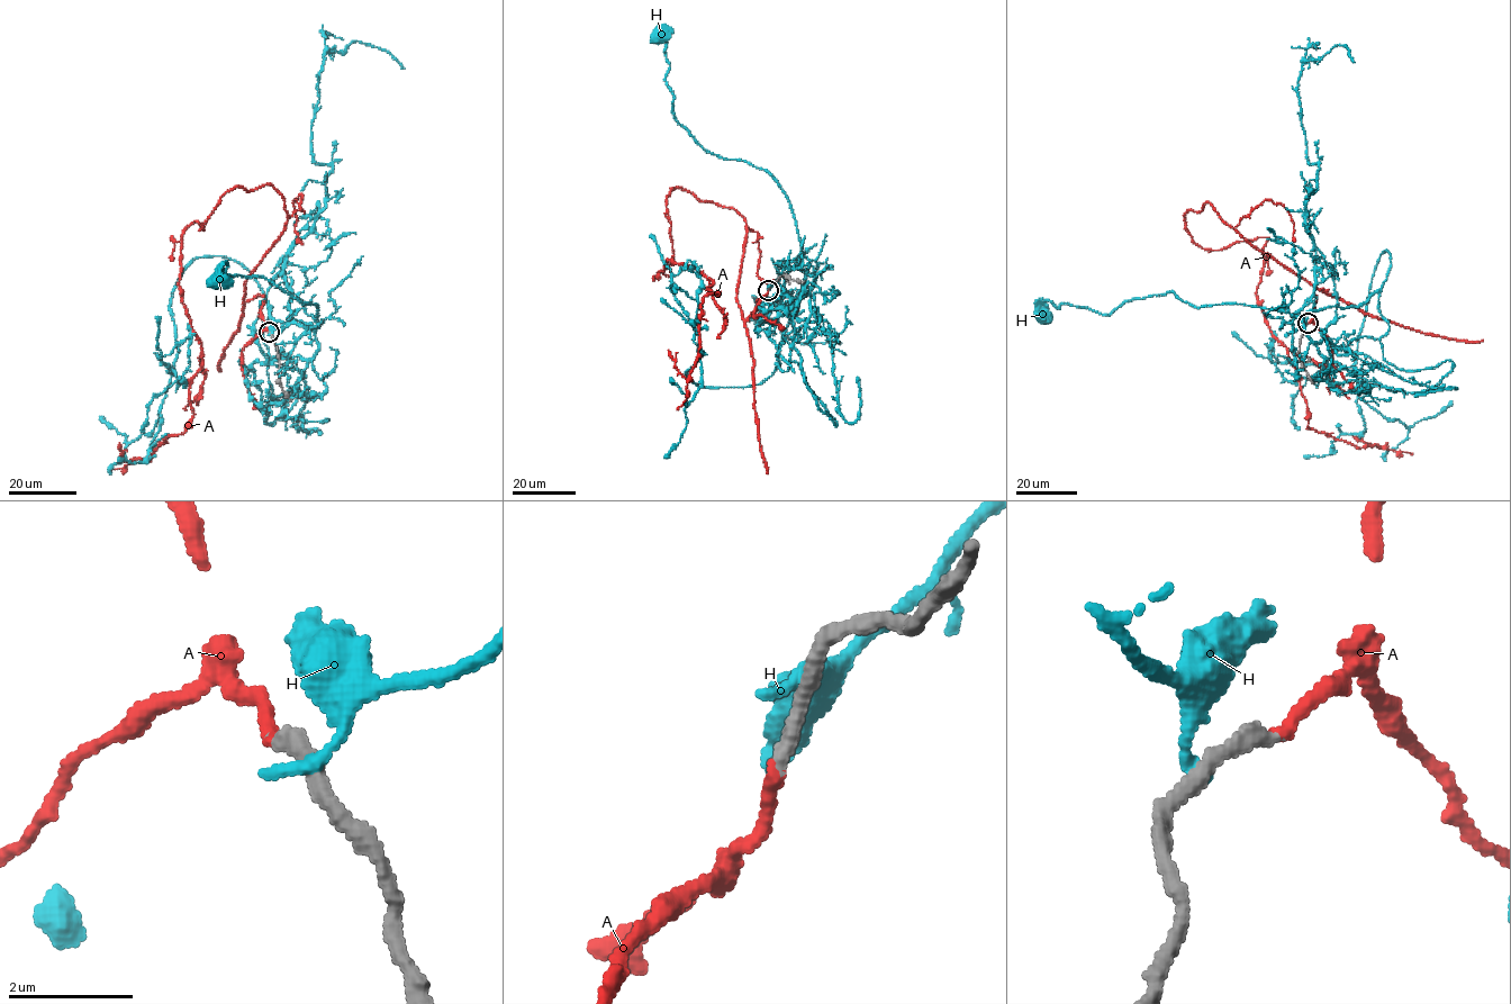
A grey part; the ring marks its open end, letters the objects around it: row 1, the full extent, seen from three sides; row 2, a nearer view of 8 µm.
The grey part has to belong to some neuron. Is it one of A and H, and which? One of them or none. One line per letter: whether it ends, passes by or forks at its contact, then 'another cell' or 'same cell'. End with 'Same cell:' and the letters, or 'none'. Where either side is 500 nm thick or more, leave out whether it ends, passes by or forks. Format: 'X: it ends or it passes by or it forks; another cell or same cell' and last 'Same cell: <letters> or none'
A: it ends; same cell
H: it ends; another cell
Same cell: A

